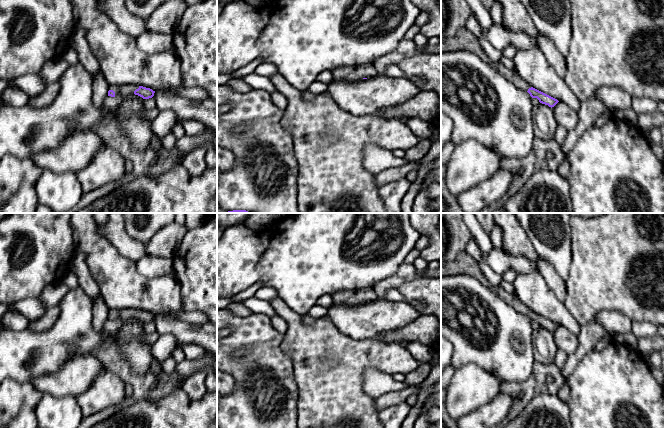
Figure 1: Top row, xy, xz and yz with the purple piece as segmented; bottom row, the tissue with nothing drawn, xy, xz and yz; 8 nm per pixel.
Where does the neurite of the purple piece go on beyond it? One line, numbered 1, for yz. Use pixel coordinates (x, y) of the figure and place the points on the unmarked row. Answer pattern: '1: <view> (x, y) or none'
1: yz (512, 300)

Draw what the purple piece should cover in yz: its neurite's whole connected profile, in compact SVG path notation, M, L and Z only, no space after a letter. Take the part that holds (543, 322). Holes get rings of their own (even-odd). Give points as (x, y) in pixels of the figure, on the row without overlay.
M500 286L495 287L494 290L496 291L497 295L508 305L513 307L519 313L528 316L532 322L537 322L540 327L548 329L552 332L559 326L557 323L533 312L525 304L523 304L516 295L507 293Z

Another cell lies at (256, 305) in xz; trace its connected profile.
M255 296L244 300L242 304L252 313L263 313L270 318L276 315L276 312L269 301L258 299Z

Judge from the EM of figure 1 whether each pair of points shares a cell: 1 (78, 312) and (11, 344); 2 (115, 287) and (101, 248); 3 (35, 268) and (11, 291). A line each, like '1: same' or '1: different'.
1: same
2: same
3: same

